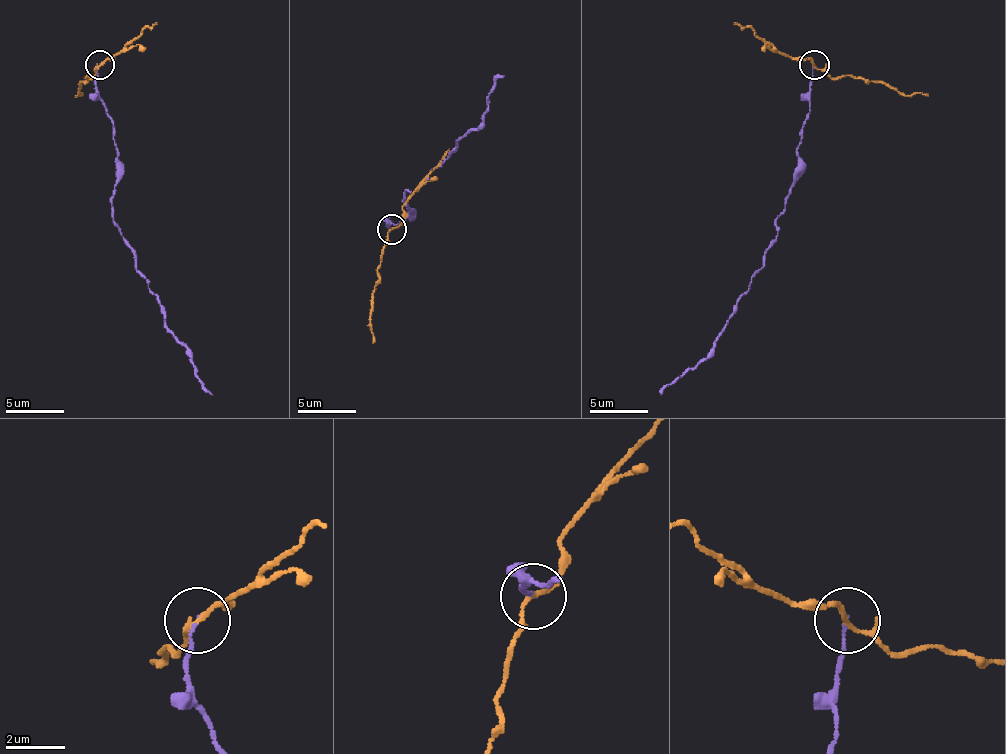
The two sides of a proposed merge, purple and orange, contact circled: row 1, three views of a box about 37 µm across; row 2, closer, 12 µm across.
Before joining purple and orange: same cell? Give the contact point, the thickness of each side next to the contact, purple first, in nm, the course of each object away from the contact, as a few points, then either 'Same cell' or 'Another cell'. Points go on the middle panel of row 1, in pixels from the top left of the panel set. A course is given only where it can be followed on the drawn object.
Place: (392, 229). Thickness 80 nm (purple) against 110 nm. Course of purple: (392, 228), (387, 225), (398, 225), (410, 214), (404, 193), (427, 179), (477, 126), (486, 97), (503, 76). Course of orange: (392, 228), (384, 249), (369, 316), (375, 342). Another cell

